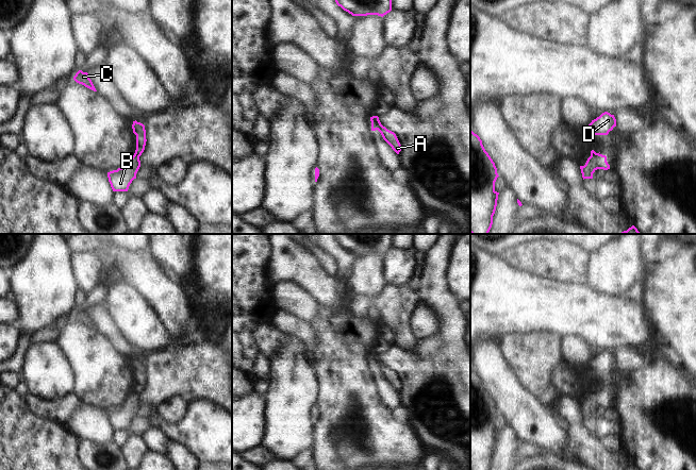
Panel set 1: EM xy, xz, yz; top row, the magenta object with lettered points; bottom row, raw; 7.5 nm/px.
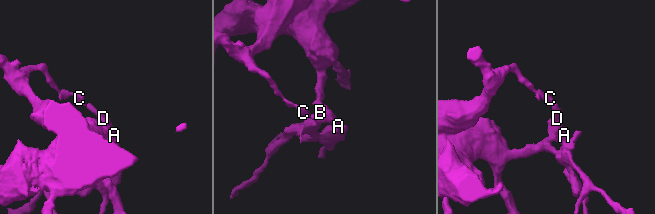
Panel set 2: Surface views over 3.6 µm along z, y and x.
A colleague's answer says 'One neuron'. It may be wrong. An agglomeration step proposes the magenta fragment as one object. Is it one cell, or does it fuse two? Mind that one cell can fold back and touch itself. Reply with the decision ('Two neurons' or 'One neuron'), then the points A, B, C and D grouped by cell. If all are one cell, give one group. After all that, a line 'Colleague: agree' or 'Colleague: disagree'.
Two neurons. Groups: A C D / B
Colleague: disagree

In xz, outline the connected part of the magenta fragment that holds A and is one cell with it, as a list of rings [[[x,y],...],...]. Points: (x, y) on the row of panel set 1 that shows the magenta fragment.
[[[376,116],[376,121],[378,123],[378,131],[381,133],[383,139],[392,147],[392,149],[399,154],[401,151],[401,145],[396,136],[396,134],[385,127],[383,127],[379,120],[379,117]]]

